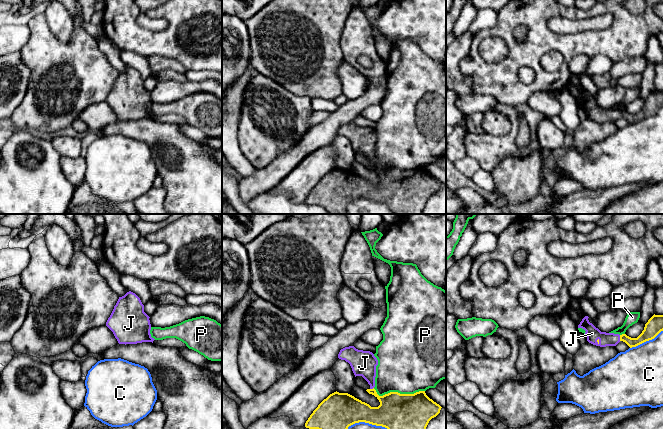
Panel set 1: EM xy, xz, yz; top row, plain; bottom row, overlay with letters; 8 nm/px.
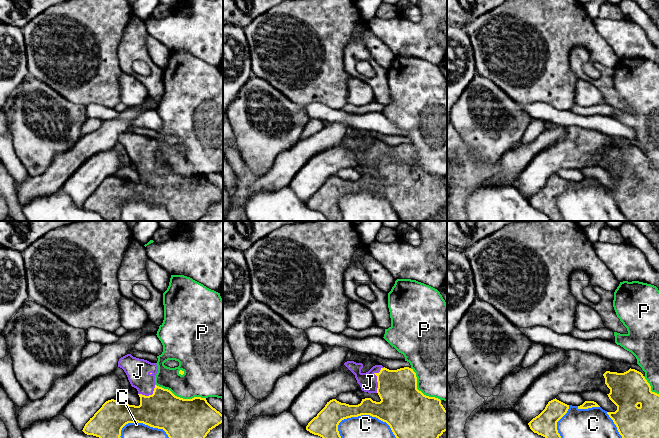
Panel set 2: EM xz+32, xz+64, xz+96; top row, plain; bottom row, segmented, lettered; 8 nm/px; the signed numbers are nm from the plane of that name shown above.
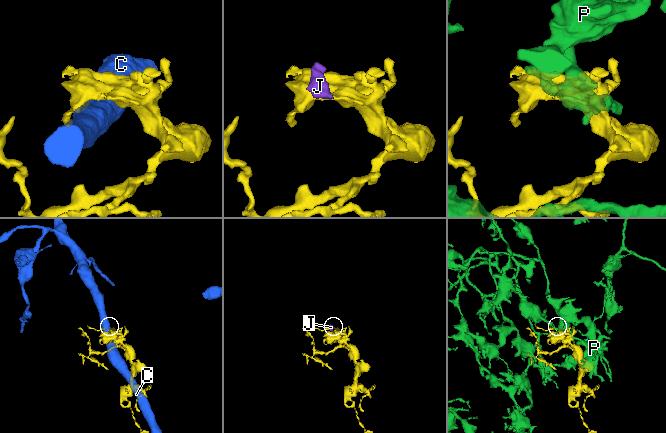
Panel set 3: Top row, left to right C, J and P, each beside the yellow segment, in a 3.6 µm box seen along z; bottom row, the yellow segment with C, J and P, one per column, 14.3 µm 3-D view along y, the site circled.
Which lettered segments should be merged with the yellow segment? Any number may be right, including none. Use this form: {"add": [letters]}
{"add": ["J"]}

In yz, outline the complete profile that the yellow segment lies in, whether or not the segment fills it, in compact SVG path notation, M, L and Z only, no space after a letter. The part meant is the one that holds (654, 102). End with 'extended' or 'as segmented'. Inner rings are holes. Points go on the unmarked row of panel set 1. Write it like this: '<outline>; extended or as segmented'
M653 91L645 100L644 106L637 114L631 114L626 110L614 110L601 108L592 99L589 98L588 92L585 92L578 104L584 105L587 117L593 121L606 123L616 122L620 117L625 118L630 124L636 123L646 117L654 115L663 107L663 91Z; extended

